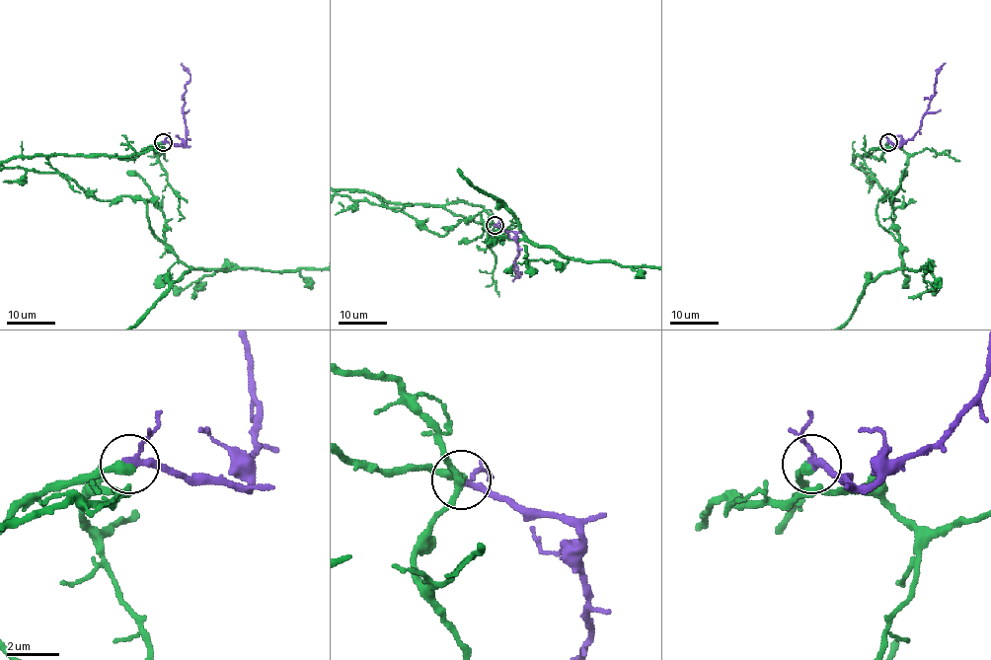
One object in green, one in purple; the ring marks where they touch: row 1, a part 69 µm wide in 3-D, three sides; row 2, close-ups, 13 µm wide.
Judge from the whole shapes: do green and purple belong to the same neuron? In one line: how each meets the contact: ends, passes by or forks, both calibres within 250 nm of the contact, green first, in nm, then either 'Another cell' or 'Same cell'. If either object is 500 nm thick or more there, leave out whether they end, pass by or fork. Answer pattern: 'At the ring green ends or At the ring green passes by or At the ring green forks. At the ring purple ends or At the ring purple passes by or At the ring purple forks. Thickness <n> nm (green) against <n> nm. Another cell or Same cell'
At the ring green forks. At the ring purple passes by. Thickness 220 nm (green) against 240 nm. Same cell

